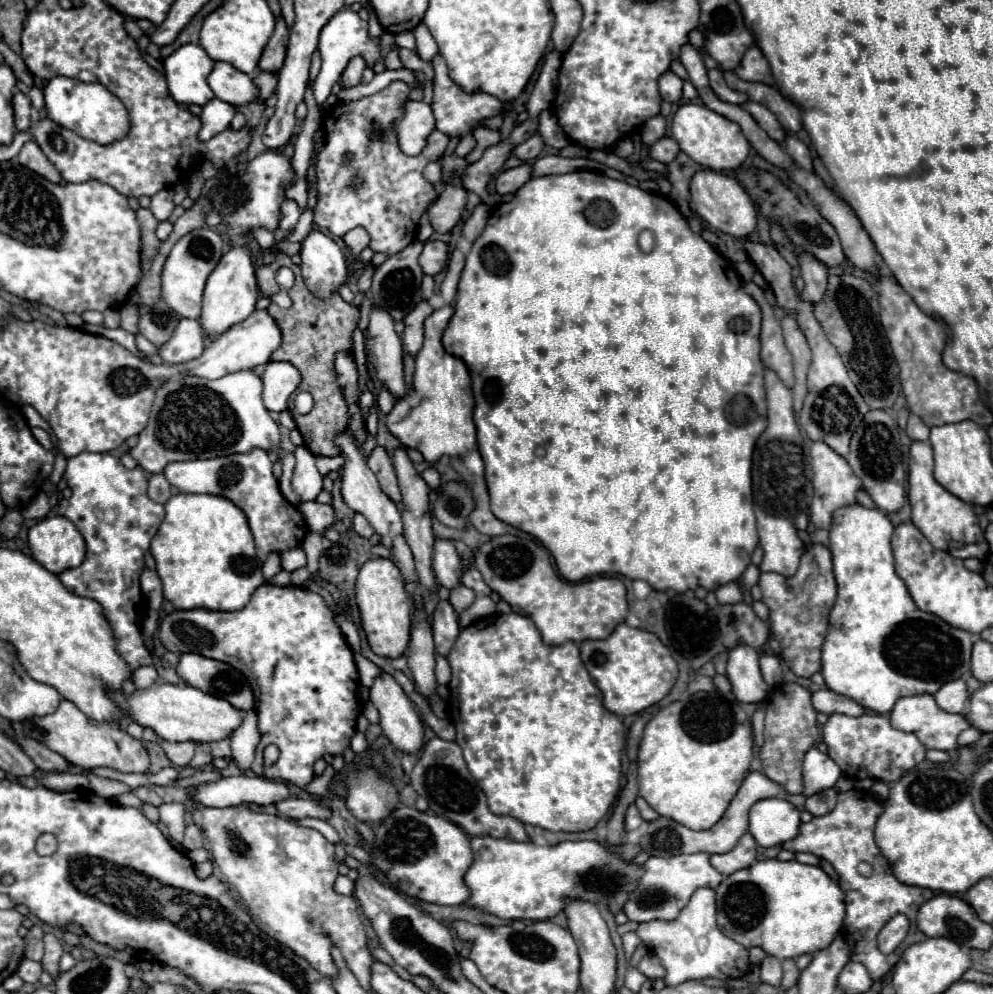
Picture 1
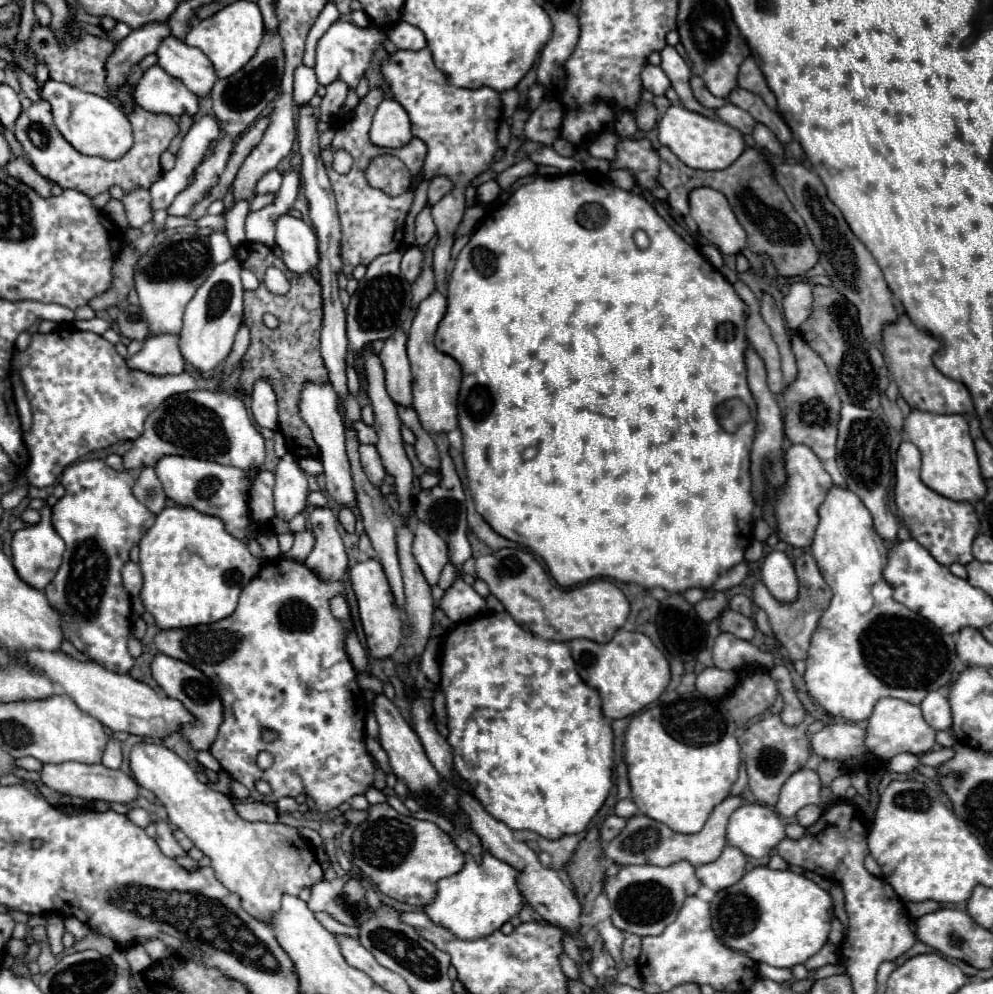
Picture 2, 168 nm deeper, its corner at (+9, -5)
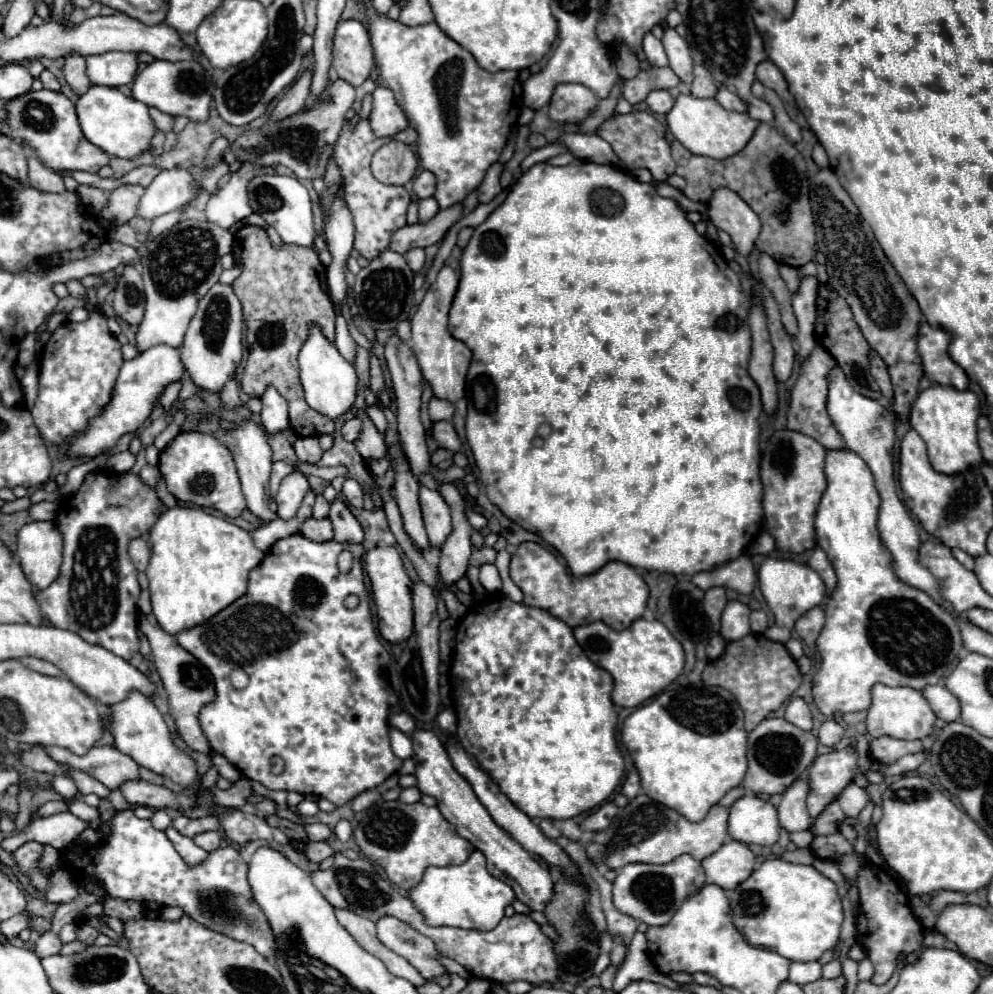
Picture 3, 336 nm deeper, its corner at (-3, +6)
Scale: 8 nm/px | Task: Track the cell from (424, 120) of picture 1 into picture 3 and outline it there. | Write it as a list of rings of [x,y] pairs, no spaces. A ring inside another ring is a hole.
[[[377,86],[373,92],[373,106],[371,106],[369,122],[371,122],[373,132],[381,138],[391,138],[409,126],[391,90],[387,90],[385,86]]]

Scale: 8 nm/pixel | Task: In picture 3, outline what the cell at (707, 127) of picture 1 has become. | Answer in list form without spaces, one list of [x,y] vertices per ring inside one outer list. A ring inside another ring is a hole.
[[[681,94],[675,100],[675,106],[667,114],[667,124],[671,134],[691,152],[697,156],[709,156],[709,158],[729,158],[743,150],[747,142],[751,140],[755,128],[759,126],[757,120],[747,118],[747,114],[741,112],[729,112],[713,98],[695,98],[691,94]]]

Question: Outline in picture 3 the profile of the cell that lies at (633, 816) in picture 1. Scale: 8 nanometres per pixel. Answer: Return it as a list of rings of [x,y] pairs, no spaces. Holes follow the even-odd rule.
[[[607,802],[607,804],[603,804],[601,808],[597,808],[593,814],[589,814],[579,826],[581,826],[581,830],[591,830],[591,832],[605,830],[605,828],[611,824],[611,820],[615,818],[617,810],[619,810],[619,808],[617,808],[613,802]]]

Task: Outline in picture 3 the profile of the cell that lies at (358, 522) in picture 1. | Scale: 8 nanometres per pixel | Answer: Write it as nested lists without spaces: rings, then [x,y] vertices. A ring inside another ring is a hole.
[[[347,478],[343,482],[343,496],[347,498],[347,502],[351,506],[357,506],[357,508],[363,506],[363,488],[359,486],[359,482],[355,482],[351,478]]]

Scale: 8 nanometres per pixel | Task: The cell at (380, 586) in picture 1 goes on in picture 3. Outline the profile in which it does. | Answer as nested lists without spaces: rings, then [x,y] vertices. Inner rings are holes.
[[[377,546],[369,550],[364,557],[365,572],[371,580],[373,600],[379,618],[379,632],[387,642],[401,642],[413,634],[413,602],[411,602],[411,586],[403,560],[393,546]]]

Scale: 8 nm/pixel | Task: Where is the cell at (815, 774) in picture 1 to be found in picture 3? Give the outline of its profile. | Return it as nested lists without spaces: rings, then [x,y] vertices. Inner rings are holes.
[[[797,780],[791,788],[783,792],[783,800],[777,806],[779,812],[779,824],[787,832],[801,832],[811,828],[811,816],[807,814],[805,798],[809,794],[809,782]]]

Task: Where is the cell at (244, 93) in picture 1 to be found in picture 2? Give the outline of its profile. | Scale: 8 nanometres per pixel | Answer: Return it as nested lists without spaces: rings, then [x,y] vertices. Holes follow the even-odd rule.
[[[167,37],[157,49],[157,57],[157,65],[161,65],[169,75],[181,79],[187,89],[199,97],[209,95],[215,81],[219,79],[203,51],[185,45],[181,39]]]

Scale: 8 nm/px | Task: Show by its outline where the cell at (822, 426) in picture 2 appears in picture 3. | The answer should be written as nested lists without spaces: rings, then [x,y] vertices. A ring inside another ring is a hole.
[[[817,346],[813,350],[813,354],[801,364],[801,374],[791,390],[791,404],[789,404],[789,412],[787,412],[787,428],[789,430],[807,434],[829,450],[845,448],[843,438],[839,438],[839,432],[835,430],[835,426],[827,414],[827,372],[831,370],[833,364],[835,364],[835,360],[823,346]]]

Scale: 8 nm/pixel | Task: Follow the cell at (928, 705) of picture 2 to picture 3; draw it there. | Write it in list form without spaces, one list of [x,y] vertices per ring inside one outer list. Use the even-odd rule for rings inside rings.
[[[943,684],[925,686],[921,690],[921,694],[929,702],[929,706],[933,708],[937,718],[941,718],[945,722],[955,722],[959,718],[959,700]]]

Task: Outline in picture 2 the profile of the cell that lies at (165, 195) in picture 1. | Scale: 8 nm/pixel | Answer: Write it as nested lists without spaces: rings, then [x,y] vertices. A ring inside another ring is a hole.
[[[137,189],[137,191],[131,191],[129,195],[125,195],[123,205],[125,205],[131,227],[143,227],[145,223],[149,223],[153,219],[151,195],[145,189]]]

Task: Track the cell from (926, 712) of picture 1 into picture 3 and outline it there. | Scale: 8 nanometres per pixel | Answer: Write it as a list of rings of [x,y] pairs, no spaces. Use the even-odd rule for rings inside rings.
[[[875,684],[871,688],[871,706],[867,710],[867,732],[871,738],[877,736],[891,736],[899,740],[921,740],[931,734],[935,724],[935,714],[931,706],[927,706],[927,700],[919,690],[911,688],[891,688],[885,684]]]

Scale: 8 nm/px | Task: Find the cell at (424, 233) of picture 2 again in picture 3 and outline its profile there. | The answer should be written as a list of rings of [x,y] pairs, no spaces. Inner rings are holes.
[[[435,198],[419,200],[419,222],[429,222],[437,212],[439,212],[439,206],[437,206]]]

